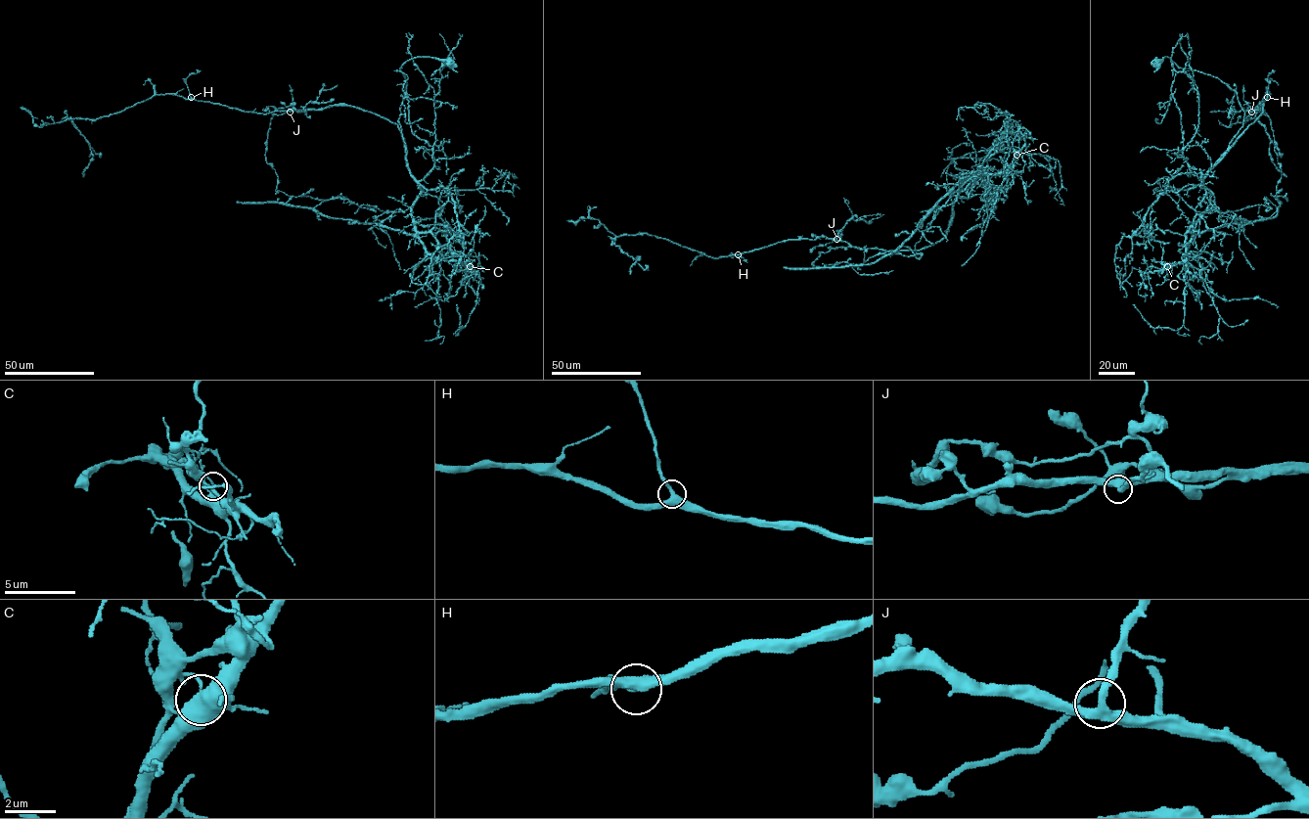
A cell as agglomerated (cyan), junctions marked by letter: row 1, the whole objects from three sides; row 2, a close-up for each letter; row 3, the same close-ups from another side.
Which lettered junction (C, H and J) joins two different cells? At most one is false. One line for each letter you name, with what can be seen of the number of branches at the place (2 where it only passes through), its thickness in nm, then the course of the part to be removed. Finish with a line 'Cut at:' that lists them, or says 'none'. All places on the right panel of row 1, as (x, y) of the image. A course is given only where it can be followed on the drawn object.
C: 3 branches meet; 150 nm thick; foreign part runs (1167, 266), (1186, 259), (1188, 232), (1273, 218), (1277, 207), (1264, 198), (1271, 207), (1261, 204), (1258, 213)
Cut at: C

